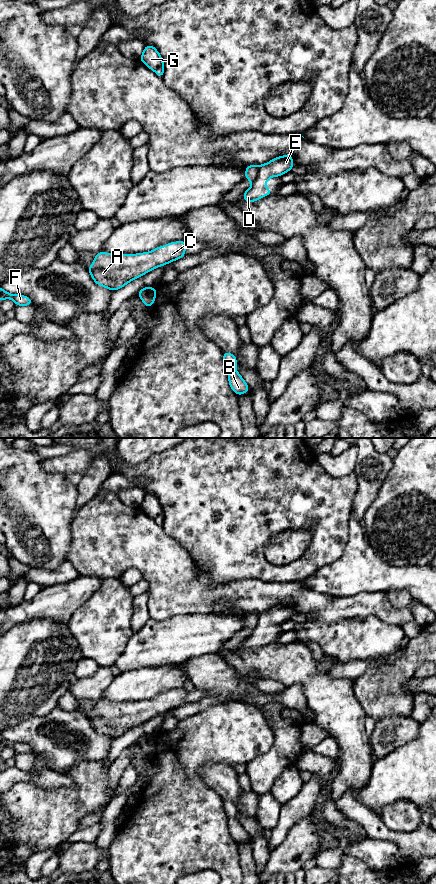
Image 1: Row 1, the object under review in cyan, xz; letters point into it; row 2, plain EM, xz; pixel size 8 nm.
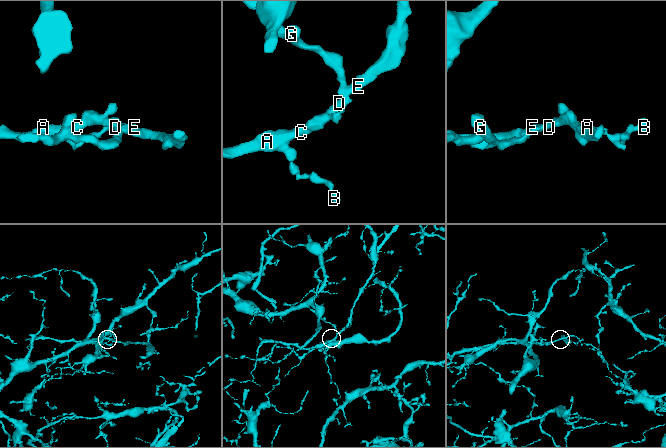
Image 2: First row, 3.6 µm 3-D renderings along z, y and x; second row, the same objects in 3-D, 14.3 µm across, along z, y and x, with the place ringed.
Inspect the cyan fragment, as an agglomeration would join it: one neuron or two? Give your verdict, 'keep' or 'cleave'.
cleave

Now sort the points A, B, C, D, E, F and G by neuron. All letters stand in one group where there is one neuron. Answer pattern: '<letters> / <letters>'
A B C D E F / G

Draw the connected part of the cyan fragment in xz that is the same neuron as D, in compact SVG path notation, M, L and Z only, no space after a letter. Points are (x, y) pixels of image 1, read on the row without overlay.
M292 601L272 607L266 612L259 614L258 624L253 629L253 633L243 642L243 648L246 650L254 650L273 641L267 636L265 631L270 625L281 625L284 621L290 619L294 610L291 607Z

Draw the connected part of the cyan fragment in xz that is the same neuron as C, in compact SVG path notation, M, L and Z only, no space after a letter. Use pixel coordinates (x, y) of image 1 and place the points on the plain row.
M184 688L171 690L167 693L159 694L155 698L139 702L118 703L100 699L96 702L93 711L87 718L97 733L114 740L149 719L184 705L185 697L188 693Z

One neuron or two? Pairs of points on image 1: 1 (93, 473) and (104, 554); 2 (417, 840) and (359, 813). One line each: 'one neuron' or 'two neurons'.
1: two neurons
2: one neuron

